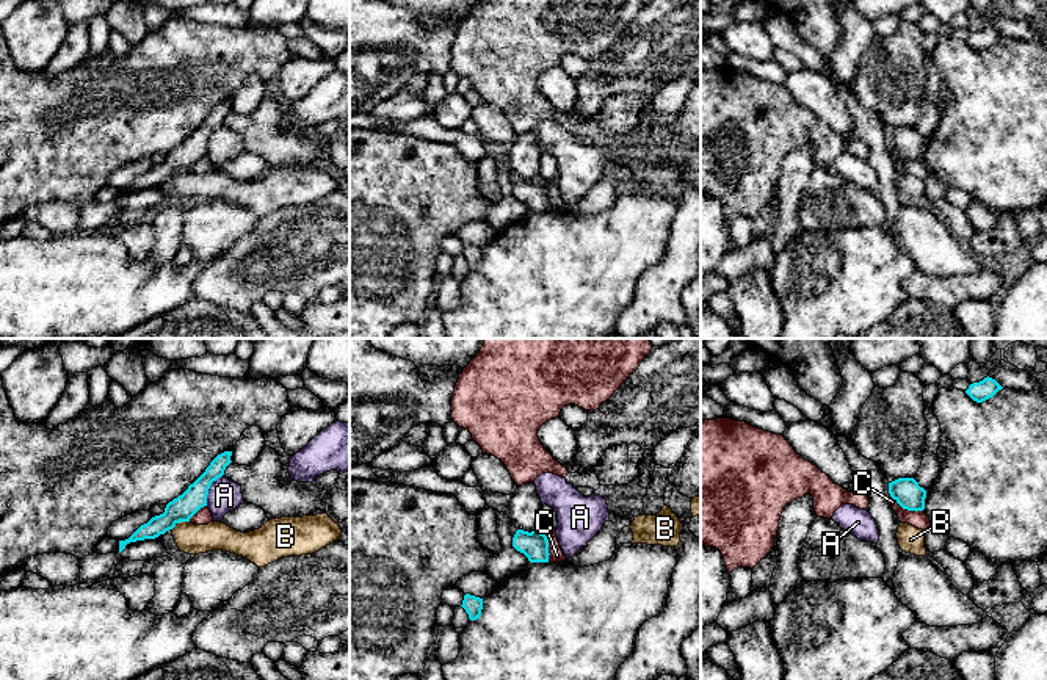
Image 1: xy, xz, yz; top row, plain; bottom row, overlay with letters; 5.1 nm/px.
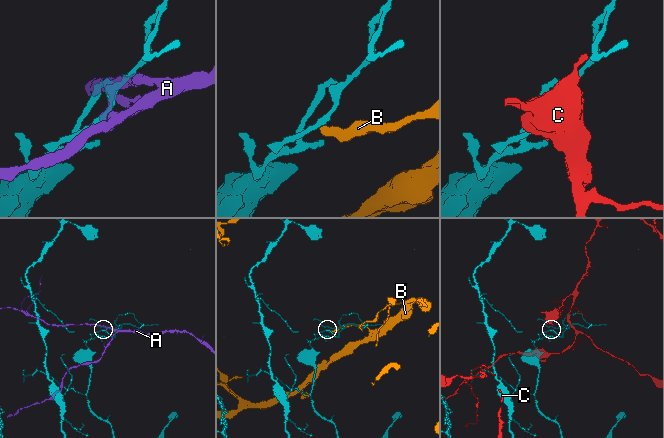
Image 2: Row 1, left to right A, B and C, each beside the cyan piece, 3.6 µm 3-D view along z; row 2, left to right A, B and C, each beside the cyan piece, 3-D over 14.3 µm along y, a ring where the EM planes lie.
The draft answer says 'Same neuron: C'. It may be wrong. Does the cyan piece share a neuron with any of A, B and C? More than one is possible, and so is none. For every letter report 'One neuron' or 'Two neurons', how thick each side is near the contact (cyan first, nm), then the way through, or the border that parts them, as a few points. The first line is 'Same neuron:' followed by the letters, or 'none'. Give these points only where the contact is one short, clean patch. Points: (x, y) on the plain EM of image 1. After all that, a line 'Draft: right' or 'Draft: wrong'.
Same neuron: none
A: Two neurons. Thickness 130 nm (cyan) against 160 nm. Boundary: xy (223, 122), (212, 132), (206, 154)
B: Two neurons. Thickness 130 nm (cyan) against 160 nm. Boundary: xy (188, 170), (181, 170), (171, 179)
C: Two neurons. Thickness 150 nm (cyan) against 90 nm. Boundary: yz (889, 141), (903, 157), (922, 160)
Draft: wrong

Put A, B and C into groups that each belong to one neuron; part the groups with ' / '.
A / B / C

